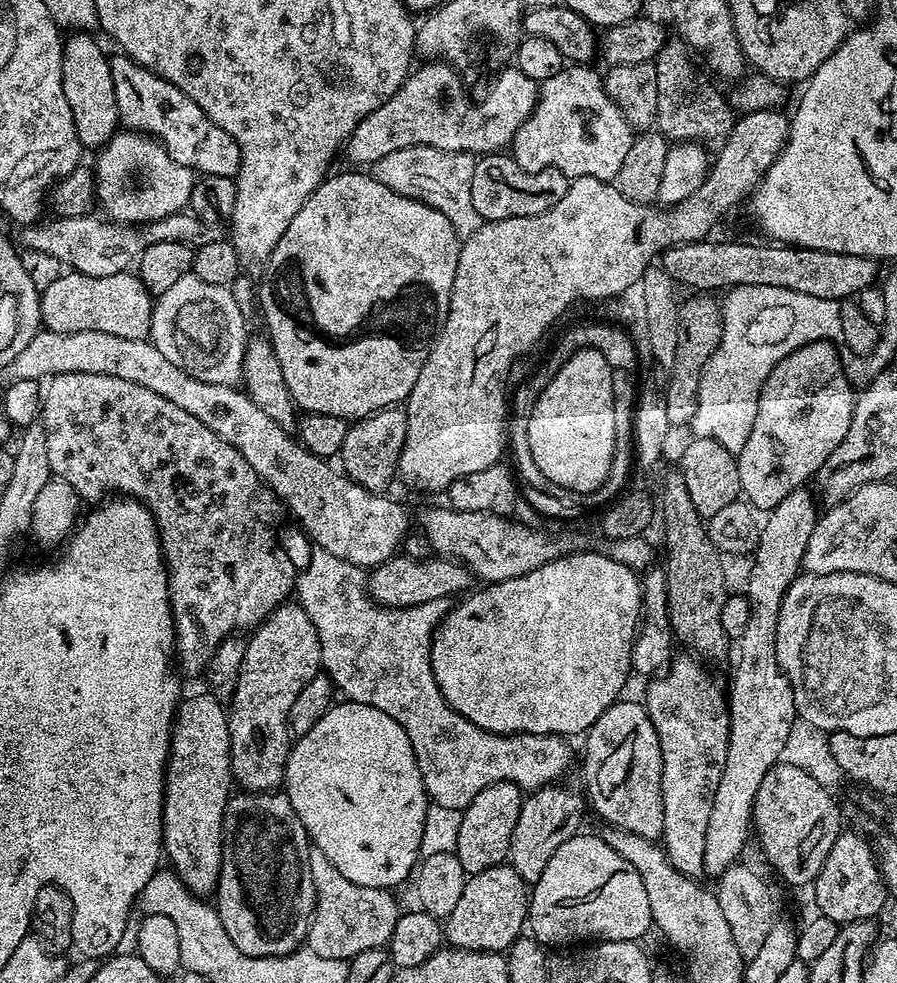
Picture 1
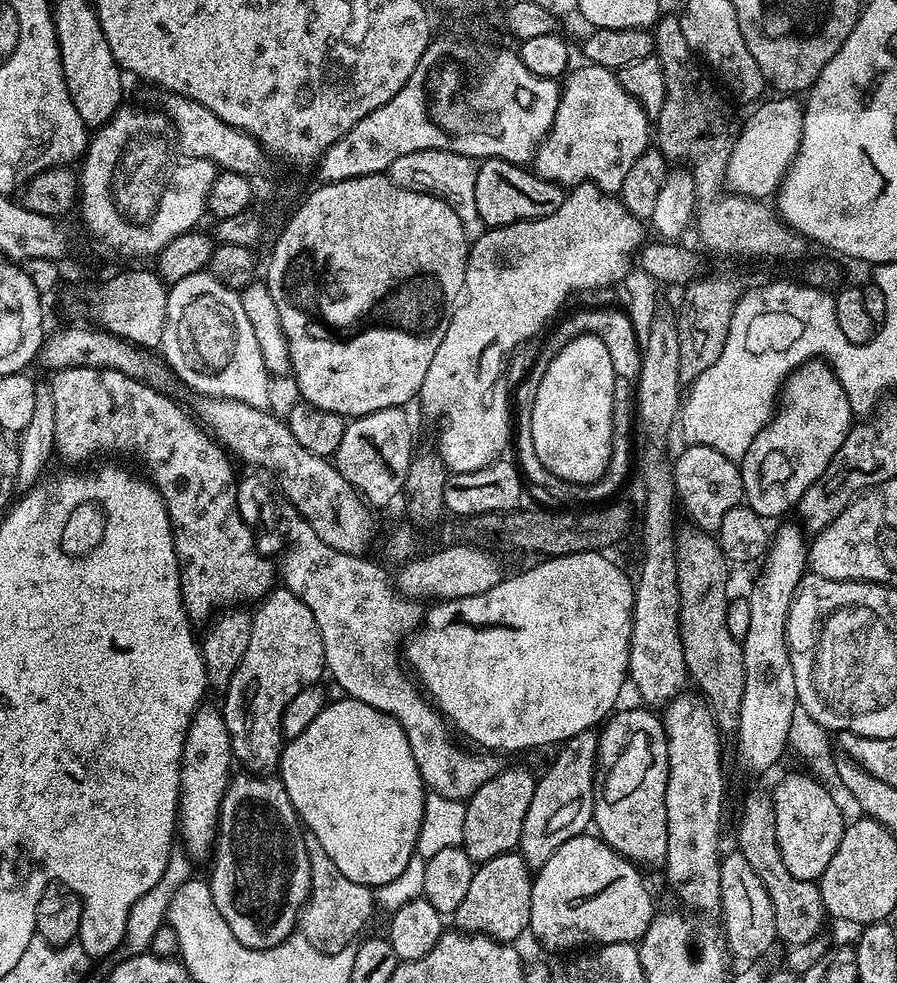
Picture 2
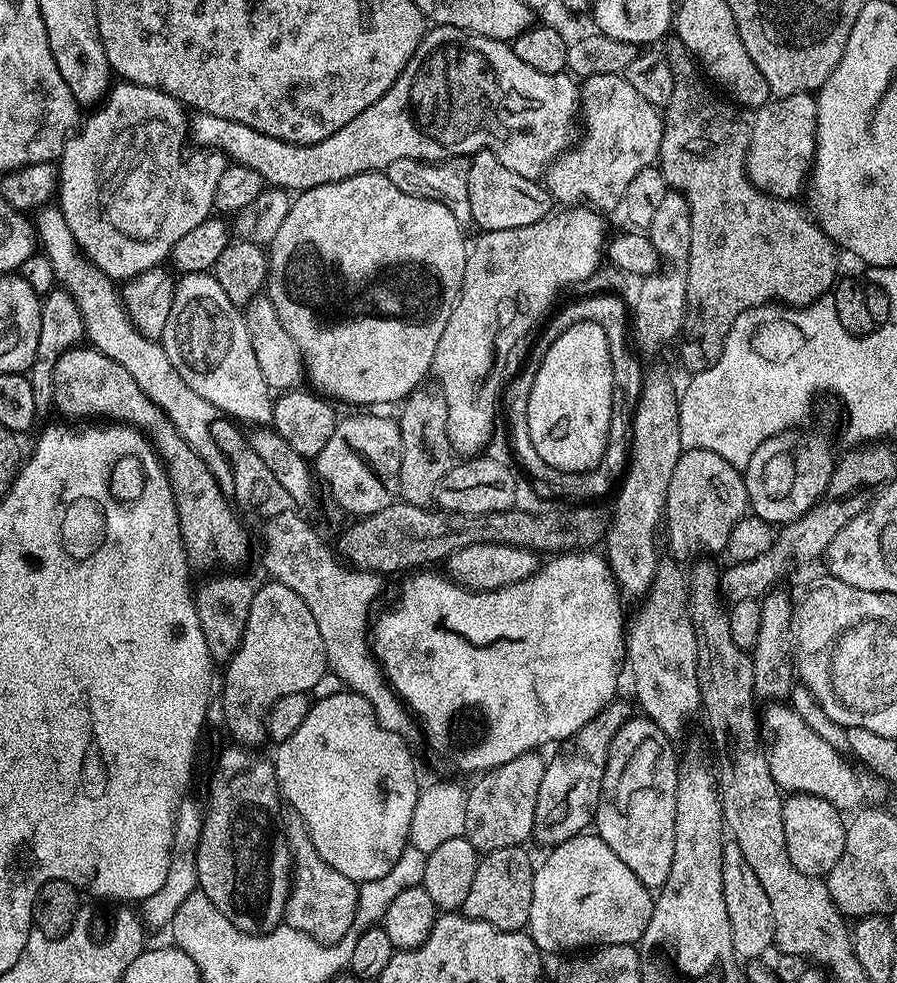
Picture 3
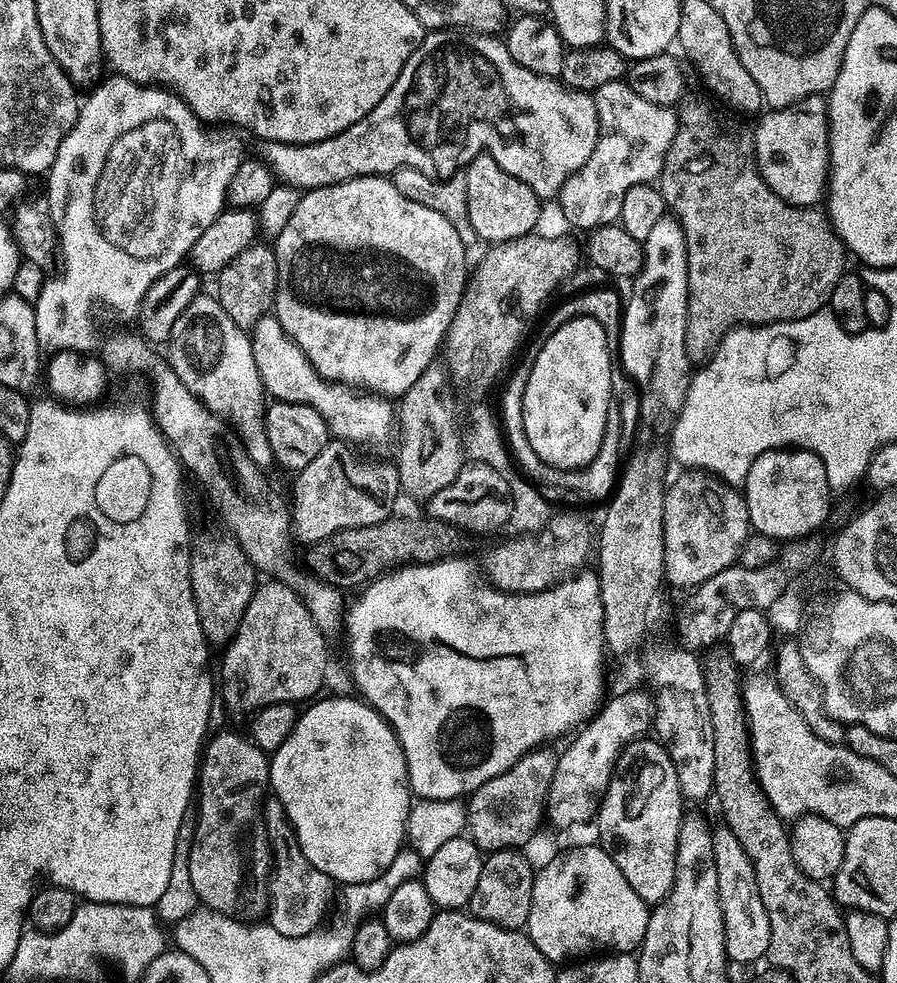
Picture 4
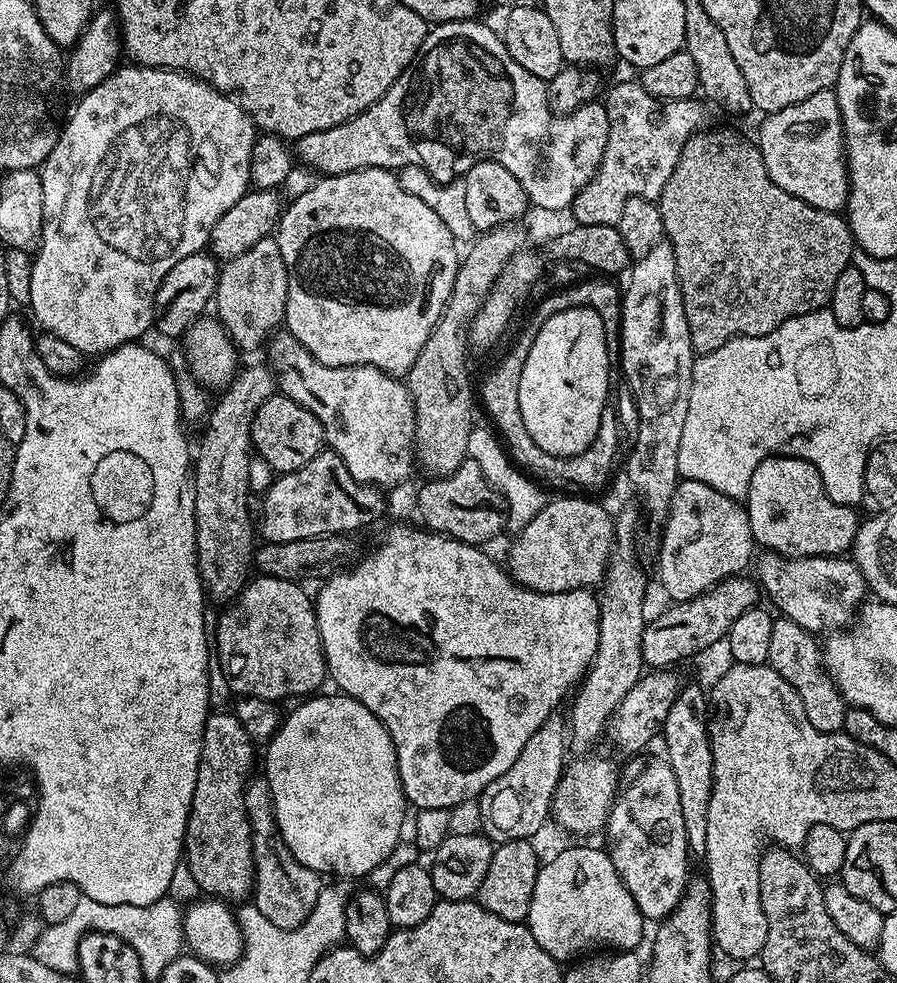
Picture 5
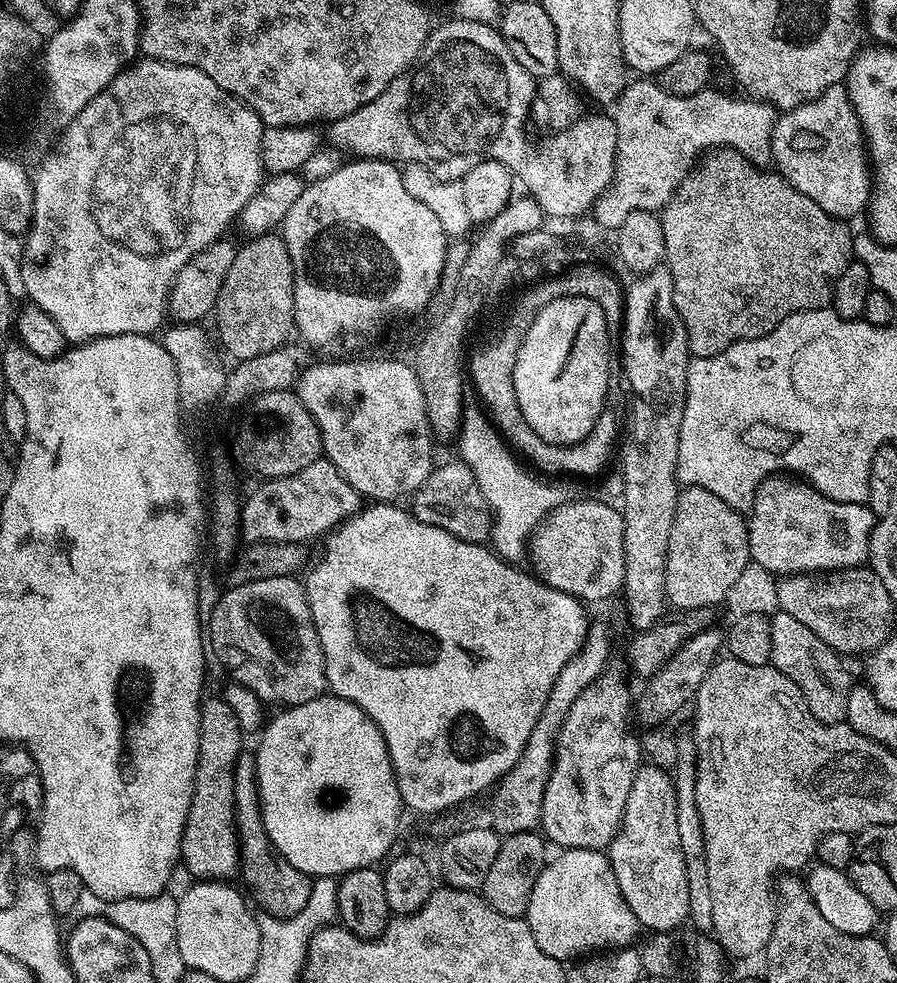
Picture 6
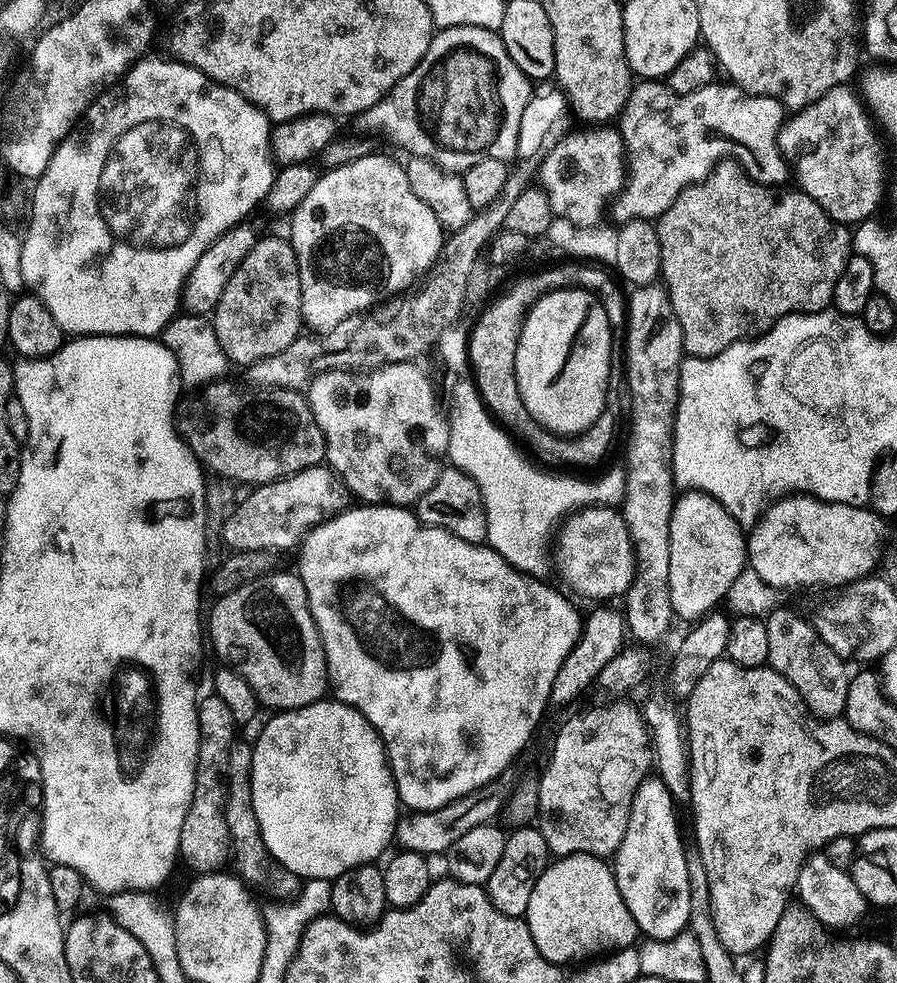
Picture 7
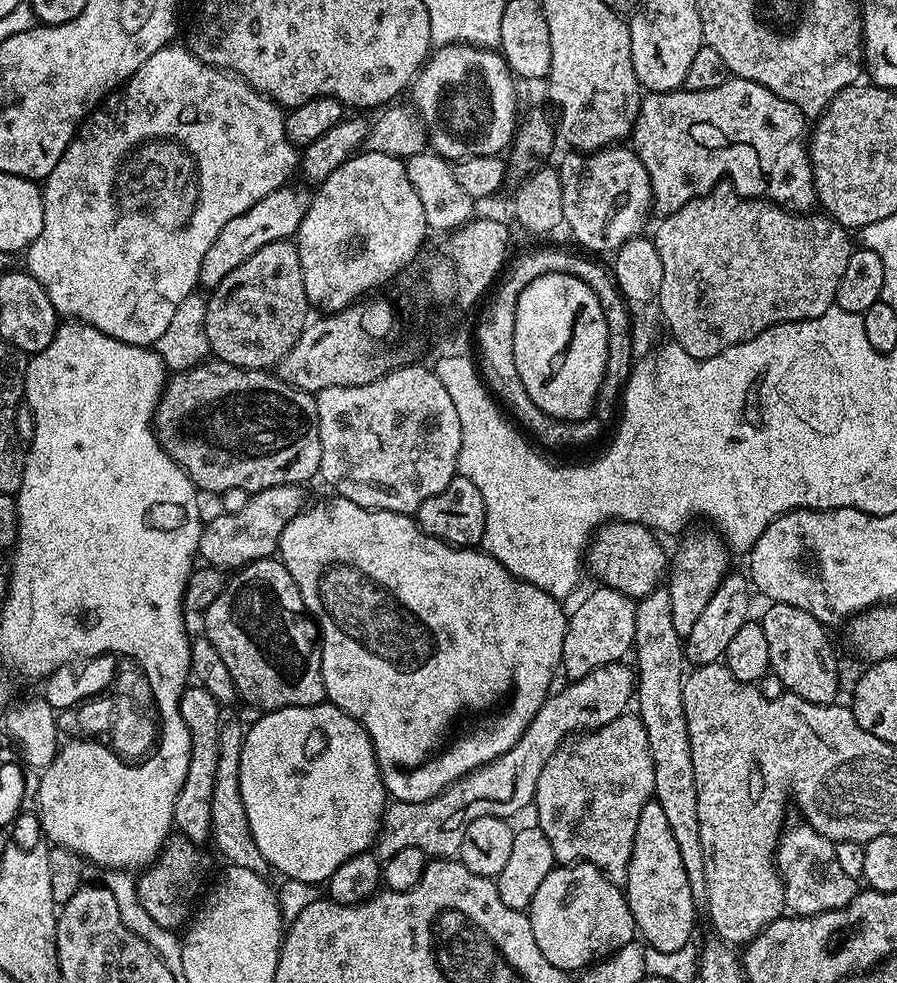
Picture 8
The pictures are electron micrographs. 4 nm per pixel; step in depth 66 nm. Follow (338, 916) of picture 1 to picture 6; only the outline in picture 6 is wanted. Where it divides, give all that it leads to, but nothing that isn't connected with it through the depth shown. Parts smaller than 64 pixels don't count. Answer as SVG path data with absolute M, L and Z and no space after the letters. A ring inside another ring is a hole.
M241 751L236 759L234 774L234 818L236 819L236 837L240 839L239 875L244 875L246 883L252 887L256 900L265 913L287 918L302 910L310 898L312 880L305 872L294 870L290 862L283 860L273 849L262 823L260 813L260 791L256 785L256 757L251 751Z

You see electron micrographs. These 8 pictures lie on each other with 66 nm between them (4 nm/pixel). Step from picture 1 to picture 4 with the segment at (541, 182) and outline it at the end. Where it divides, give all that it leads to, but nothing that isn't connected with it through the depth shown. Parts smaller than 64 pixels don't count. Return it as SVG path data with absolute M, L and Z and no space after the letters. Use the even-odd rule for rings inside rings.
M491 154L475 156L463 169L462 175L466 178L466 206L470 226L474 226L481 241L513 240L518 236L529 235L535 229L532 227L540 220L540 197L530 190L530 186L526 186L526 182L514 178L514 174L506 174L506 170L494 162Z

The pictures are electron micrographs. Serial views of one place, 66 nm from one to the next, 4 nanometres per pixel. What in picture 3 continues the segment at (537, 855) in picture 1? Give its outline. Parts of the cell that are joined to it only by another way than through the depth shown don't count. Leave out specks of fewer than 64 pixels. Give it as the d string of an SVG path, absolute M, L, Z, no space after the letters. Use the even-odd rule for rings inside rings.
M608 704L582 730L563 741L555 749L552 760L545 763L542 774L542 786L538 786L538 802L534 806L534 826L532 836L540 844L555 846L570 838L581 835L589 827L594 810L600 801L600 787L608 761L608 747L618 734L618 730L630 718L630 712L624 704Z

